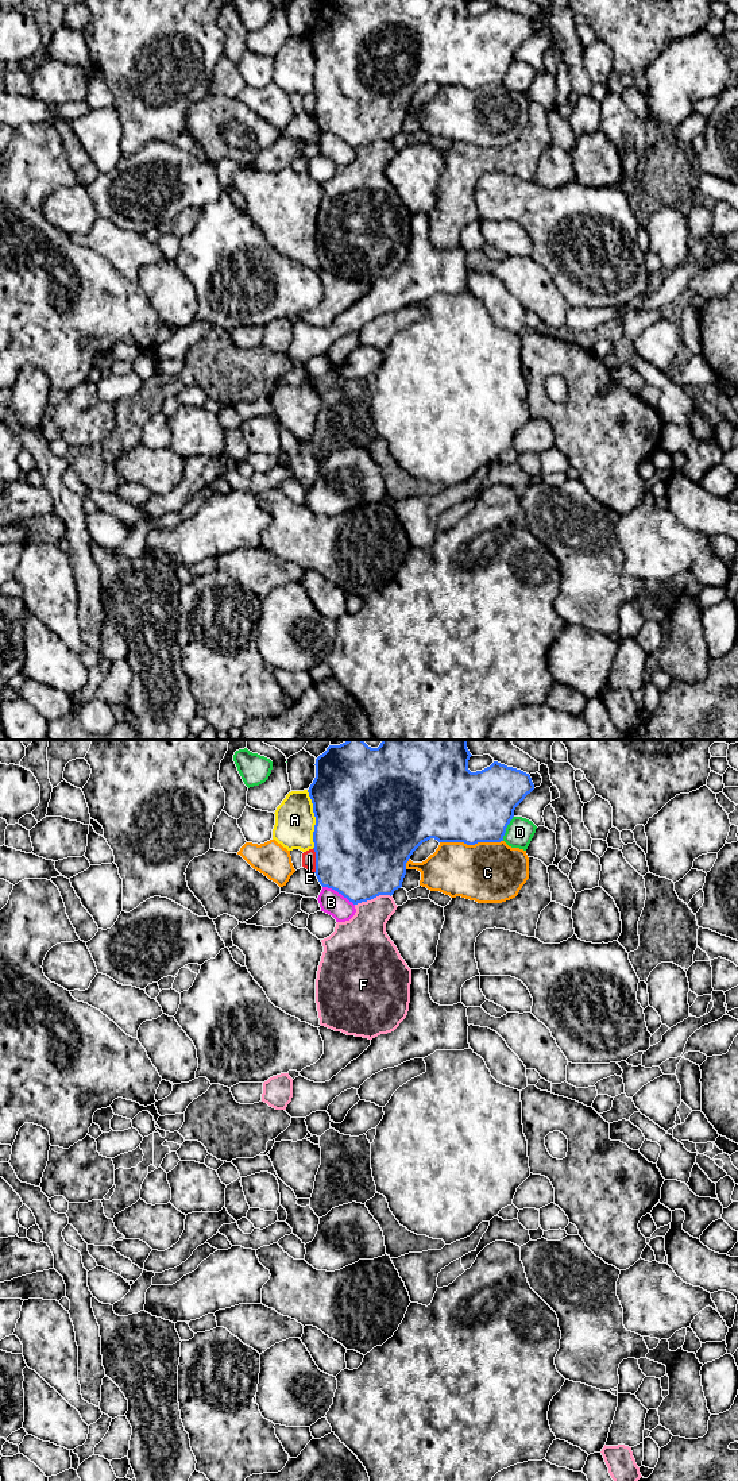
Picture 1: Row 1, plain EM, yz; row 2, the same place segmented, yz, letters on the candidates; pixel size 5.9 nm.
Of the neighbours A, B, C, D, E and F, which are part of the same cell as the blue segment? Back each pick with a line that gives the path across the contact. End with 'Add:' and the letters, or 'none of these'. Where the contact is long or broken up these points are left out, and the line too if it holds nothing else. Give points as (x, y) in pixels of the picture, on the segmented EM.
Add: none of these

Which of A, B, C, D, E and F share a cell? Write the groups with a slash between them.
A / B / C / D / E / F

